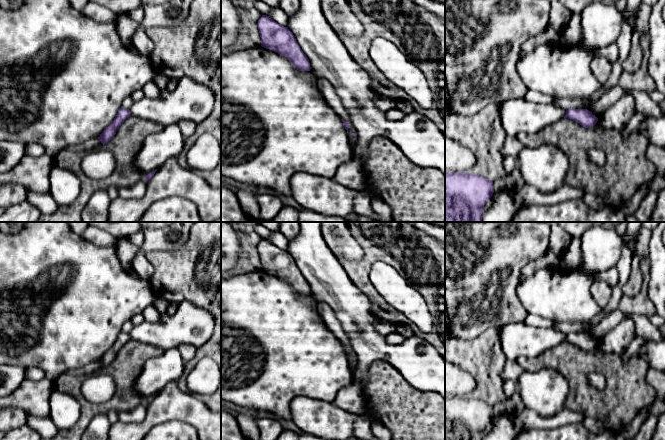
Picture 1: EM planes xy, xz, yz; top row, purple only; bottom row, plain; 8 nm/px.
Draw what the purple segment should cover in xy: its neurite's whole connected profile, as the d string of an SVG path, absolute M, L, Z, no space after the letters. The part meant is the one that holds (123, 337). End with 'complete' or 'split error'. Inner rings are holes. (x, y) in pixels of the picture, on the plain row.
M121 331L114 342L114 344L111 346L111 348L104 353L104 355L100 358L98 363L101 365L101 367L104 369L108 365L110 365L114 359L116 358L116 355L118 354L119 350L128 342L131 340L131 336L129 333Z; complete

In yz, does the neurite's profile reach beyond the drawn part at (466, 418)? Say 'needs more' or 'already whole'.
already whole

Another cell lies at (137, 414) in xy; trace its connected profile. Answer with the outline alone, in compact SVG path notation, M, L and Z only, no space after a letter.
M142 403L128 411L121 411L118 413L118 421L124 424L138 423L145 419L147 413L147 406Z

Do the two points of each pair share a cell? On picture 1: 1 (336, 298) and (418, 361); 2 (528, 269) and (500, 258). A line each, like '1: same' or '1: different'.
1: same
2: different

